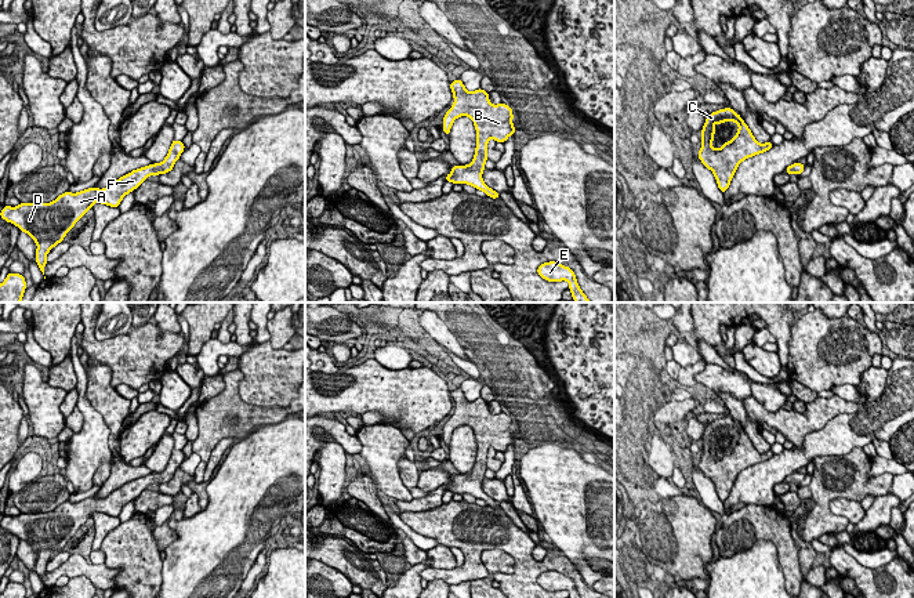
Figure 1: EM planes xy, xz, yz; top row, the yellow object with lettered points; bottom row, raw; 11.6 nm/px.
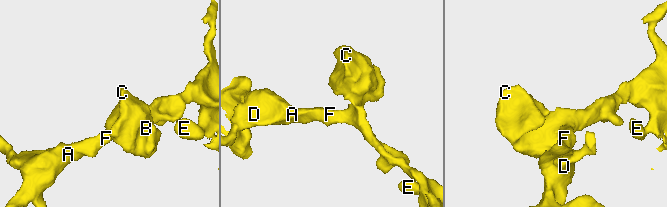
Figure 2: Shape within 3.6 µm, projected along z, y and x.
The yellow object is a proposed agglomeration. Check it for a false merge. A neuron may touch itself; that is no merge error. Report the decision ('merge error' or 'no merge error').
no merge error

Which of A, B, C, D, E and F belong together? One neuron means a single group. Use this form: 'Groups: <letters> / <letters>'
Groups: A B C D E F

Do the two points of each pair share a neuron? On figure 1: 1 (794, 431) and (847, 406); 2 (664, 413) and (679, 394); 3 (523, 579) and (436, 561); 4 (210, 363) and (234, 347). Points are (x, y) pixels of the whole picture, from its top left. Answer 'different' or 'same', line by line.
1: same
2: different
3: different
4: same

